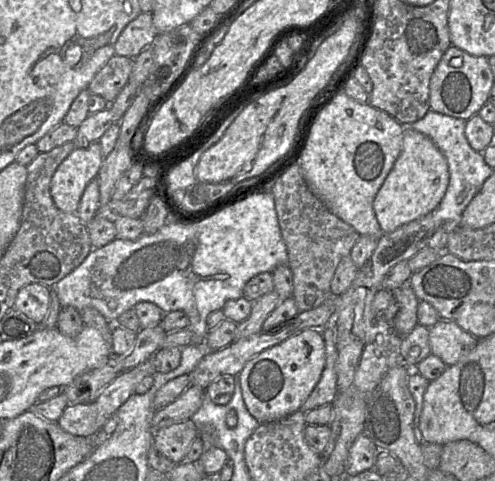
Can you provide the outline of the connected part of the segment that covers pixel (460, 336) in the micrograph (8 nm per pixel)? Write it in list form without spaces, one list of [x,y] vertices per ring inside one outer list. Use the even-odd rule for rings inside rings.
[[[441,319],[429,328],[429,343],[431,354],[452,366],[476,347],[478,339],[456,323]]]

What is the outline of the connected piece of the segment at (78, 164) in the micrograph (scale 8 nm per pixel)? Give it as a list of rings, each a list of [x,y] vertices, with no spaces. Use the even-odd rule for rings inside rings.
[[[99,142],[75,148],[58,166],[50,183],[55,206],[66,213],[76,213],[82,194],[90,181],[98,176],[103,162]]]

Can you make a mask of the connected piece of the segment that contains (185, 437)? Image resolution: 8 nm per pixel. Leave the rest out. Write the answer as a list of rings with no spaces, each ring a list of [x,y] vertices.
[[[189,419],[156,431],[153,434],[153,445],[176,465],[186,461],[187,453],[196,438],[197,427]]]

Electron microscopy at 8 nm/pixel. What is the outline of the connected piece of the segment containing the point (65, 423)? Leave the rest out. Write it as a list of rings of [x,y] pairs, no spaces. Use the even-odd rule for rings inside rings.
[[[94,402],[68,405],[57,423],[72,435],[90,437],[102,431],[106,421]]]

